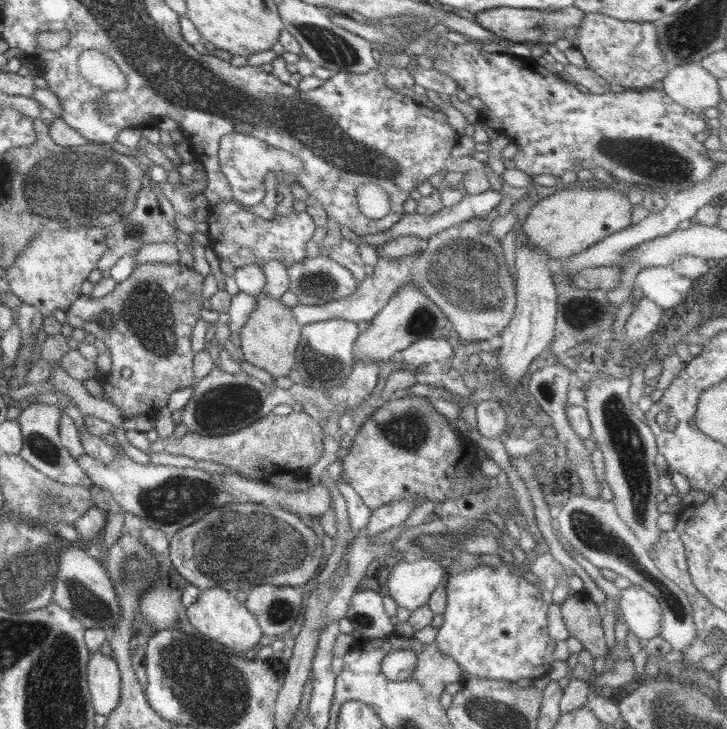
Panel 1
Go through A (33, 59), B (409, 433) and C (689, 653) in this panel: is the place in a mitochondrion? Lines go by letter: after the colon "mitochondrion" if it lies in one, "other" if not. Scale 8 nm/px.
A: other
B: mitochondrion
C: other

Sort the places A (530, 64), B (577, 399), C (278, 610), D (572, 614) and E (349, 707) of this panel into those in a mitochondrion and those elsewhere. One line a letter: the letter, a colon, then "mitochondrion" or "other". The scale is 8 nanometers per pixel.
A: other
B: other
C: mitochondrion
D: other
E: other

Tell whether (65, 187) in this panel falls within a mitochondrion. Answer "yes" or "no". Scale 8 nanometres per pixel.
yes

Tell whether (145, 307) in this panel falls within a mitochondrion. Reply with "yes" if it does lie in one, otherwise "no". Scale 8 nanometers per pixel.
yes

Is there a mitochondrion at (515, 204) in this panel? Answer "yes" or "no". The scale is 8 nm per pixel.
no

